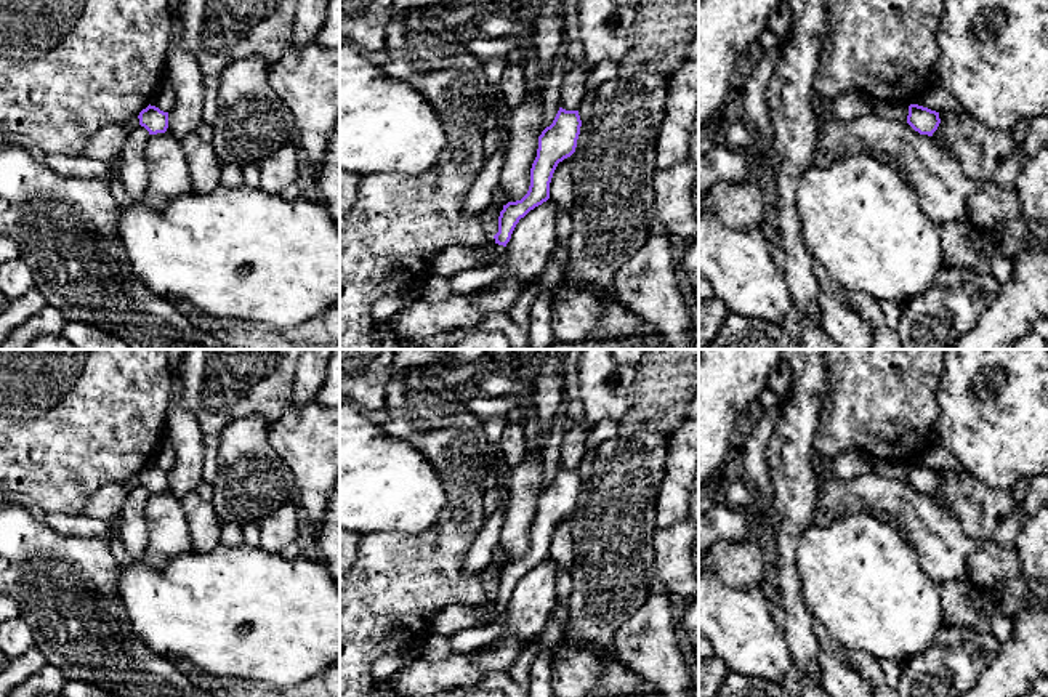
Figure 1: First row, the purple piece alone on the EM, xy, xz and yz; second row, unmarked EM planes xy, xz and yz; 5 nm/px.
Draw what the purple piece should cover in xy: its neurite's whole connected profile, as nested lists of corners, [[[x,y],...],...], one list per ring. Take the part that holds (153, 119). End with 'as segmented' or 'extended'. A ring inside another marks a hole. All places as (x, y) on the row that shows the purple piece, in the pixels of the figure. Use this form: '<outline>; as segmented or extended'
[[[151,104],[139,112],[138,119],[149,135],[165,133],[168,128],[168,112]]]; as segmented

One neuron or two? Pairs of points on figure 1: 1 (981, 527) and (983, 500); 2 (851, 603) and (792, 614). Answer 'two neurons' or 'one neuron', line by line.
1: one neuron
2: two neurons

